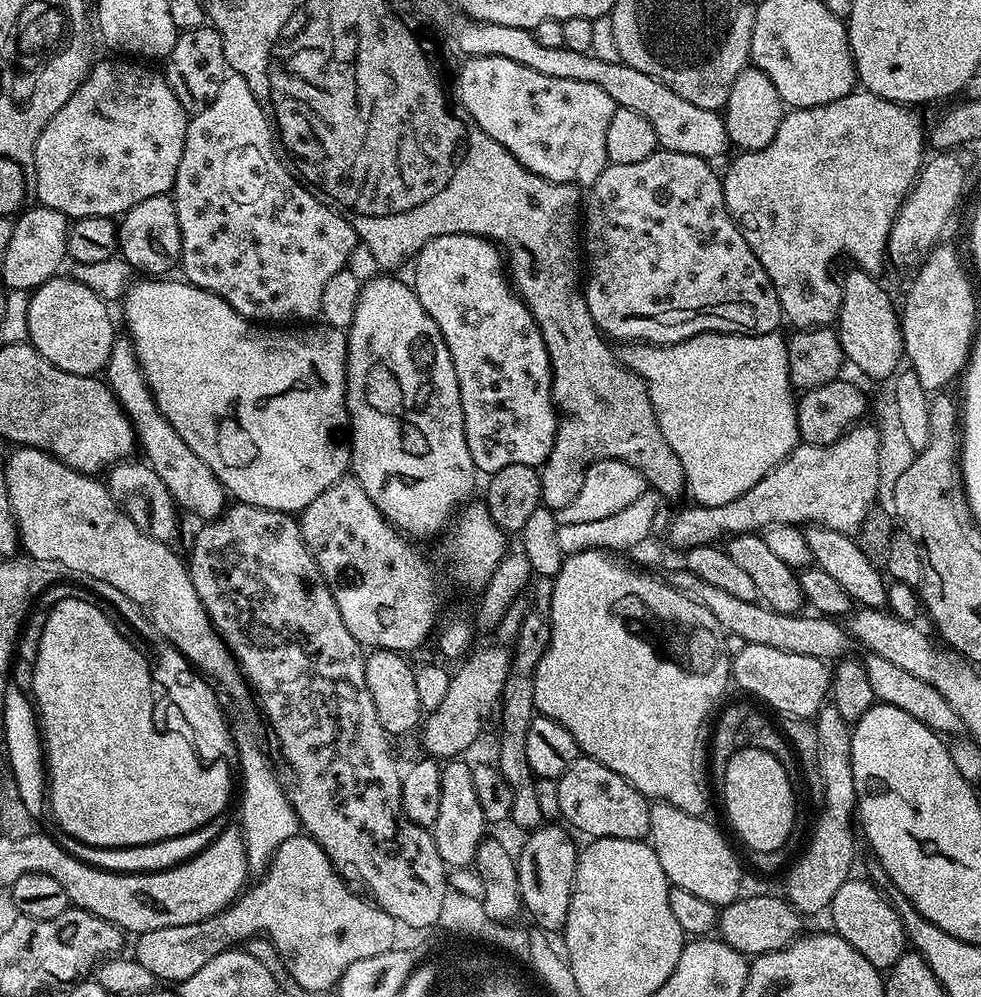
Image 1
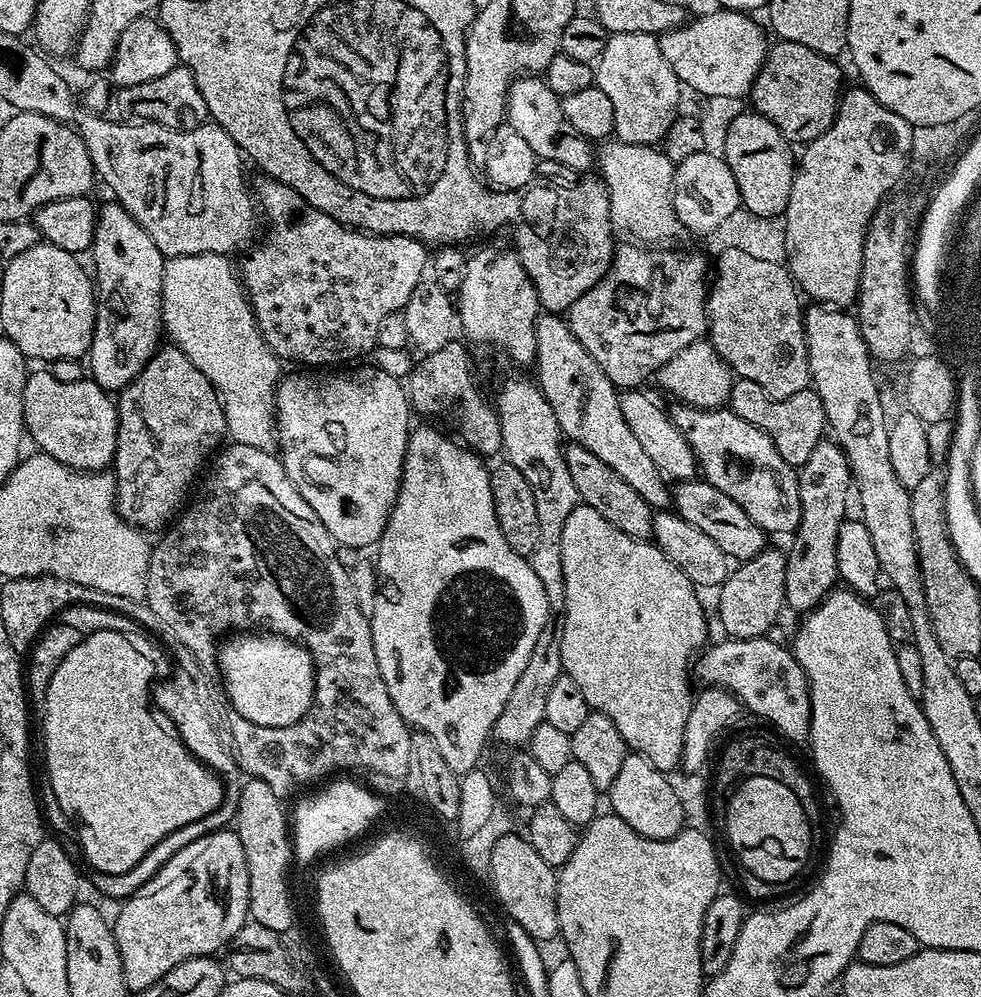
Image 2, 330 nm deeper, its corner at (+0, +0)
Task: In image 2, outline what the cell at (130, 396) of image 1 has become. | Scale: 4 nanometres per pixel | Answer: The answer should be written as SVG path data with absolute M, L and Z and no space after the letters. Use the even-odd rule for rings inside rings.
M115 202L99 205L91 256L96 263L96 329L92 347L86 353L86 364L97 386L109 394L116 394L139 375L161 347L162 274L166 258L158 246L154 246L154 238L150 238L139 222Z

